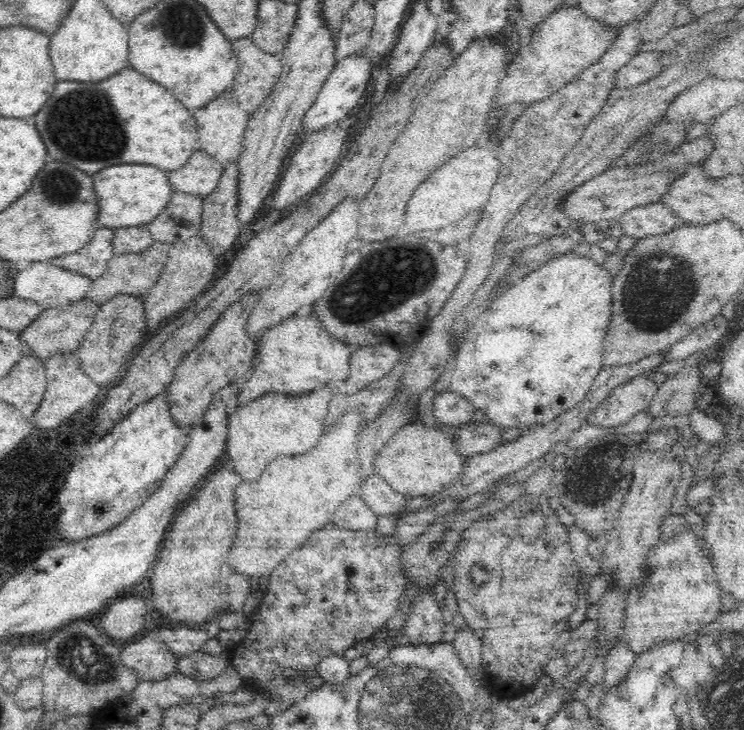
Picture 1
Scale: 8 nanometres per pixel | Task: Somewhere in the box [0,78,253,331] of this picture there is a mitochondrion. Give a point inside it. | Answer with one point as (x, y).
(100, 137)

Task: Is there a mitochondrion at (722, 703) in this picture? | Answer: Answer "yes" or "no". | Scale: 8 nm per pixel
yes

